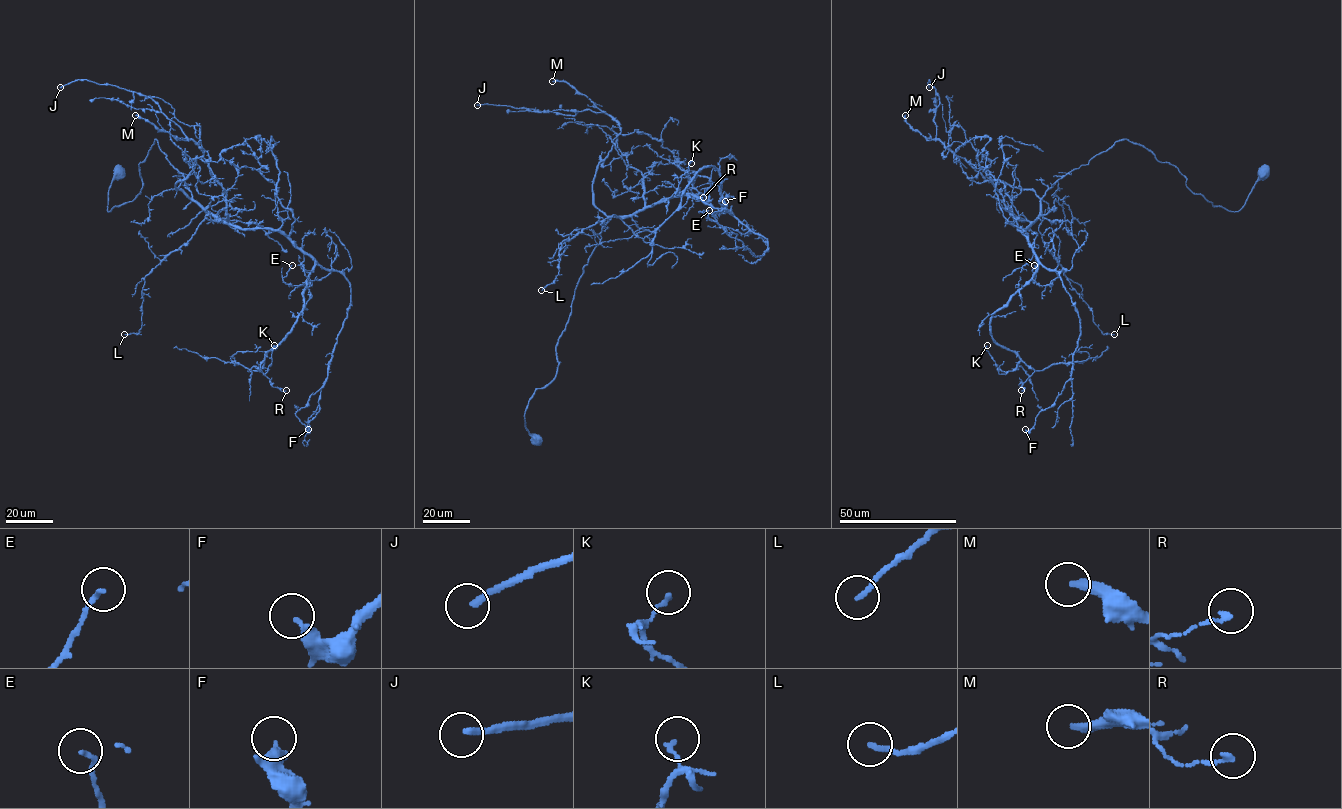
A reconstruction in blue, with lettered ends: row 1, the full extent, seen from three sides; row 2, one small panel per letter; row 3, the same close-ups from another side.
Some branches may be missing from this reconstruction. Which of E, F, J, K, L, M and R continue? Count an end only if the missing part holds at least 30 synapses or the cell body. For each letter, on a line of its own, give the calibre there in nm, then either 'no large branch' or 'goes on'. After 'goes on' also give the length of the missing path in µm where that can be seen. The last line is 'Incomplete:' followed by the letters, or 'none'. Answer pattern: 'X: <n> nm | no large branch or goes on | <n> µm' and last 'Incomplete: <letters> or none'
E: 150 nm | no large branch
F: 320 nm | no large branch
J: 220 nm | goes on | 170 µm
K: 140 nm | no large branch
L: 160 nm | no large branch
M: 280 nm | goes on | 90 µm
R: 180 nm | no large branch
Incomplete: J, M

